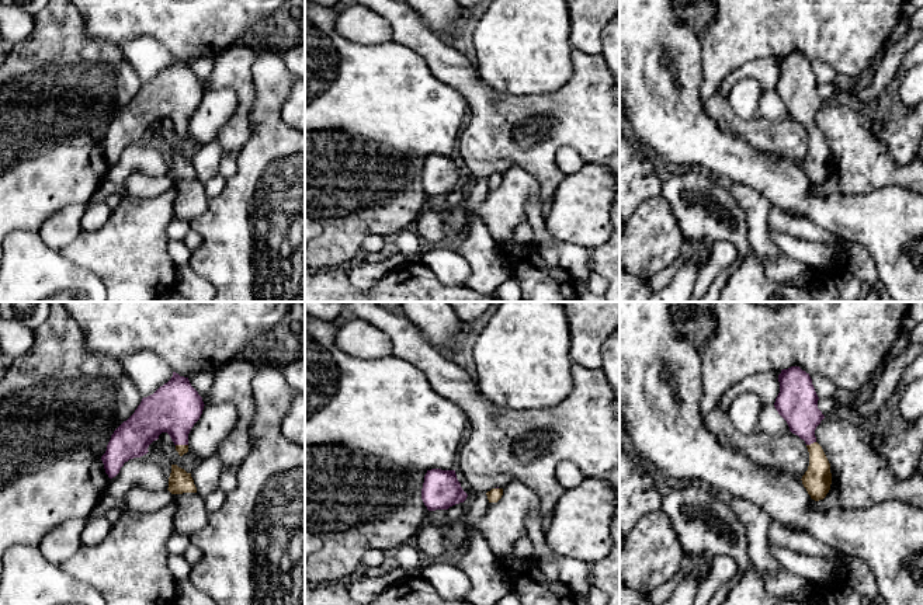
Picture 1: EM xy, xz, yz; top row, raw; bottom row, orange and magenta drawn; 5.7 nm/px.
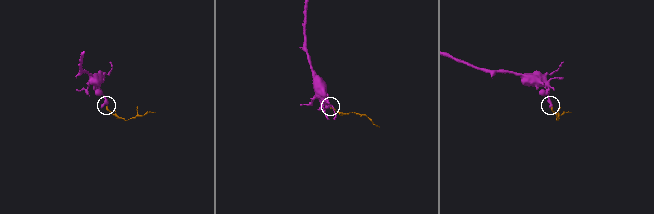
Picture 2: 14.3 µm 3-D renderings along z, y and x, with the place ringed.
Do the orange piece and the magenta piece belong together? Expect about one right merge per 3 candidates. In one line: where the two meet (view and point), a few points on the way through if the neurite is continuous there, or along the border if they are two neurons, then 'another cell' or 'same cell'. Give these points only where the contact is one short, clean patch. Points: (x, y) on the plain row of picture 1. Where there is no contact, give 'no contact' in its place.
yz (811, 129) | across yz (816, 166), (816, 138), (811, 129), (797, 89) | same cell

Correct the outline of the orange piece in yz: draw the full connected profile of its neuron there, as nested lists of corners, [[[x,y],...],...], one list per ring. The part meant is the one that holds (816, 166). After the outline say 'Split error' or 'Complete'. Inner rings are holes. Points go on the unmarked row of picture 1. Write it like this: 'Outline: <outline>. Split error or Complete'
Outline: [[[799,52],[783,55],[778,60],[780,79],[774,93],[787,107],[790,117],[805,126],[809,138],[809,152],[802,161],[802,170],[812,185],[826,182],[832,170],[830,149],[816,128],[815,115],[825,104],[818,94],[818,80],[809,59]]]. Split error

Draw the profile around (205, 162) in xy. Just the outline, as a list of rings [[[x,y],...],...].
[[[212,139],[208,143],[204,143],[195,156],[191,159],[197,178],[202,182],[207,182],[216,174],[219,174],[219,161],[223,152],[216,139]]]

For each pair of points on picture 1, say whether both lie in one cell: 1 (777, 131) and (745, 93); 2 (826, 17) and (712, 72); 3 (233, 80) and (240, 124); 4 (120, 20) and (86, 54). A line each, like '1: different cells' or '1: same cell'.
1: different cells
2: same cell
3: same cell
4: different cells

